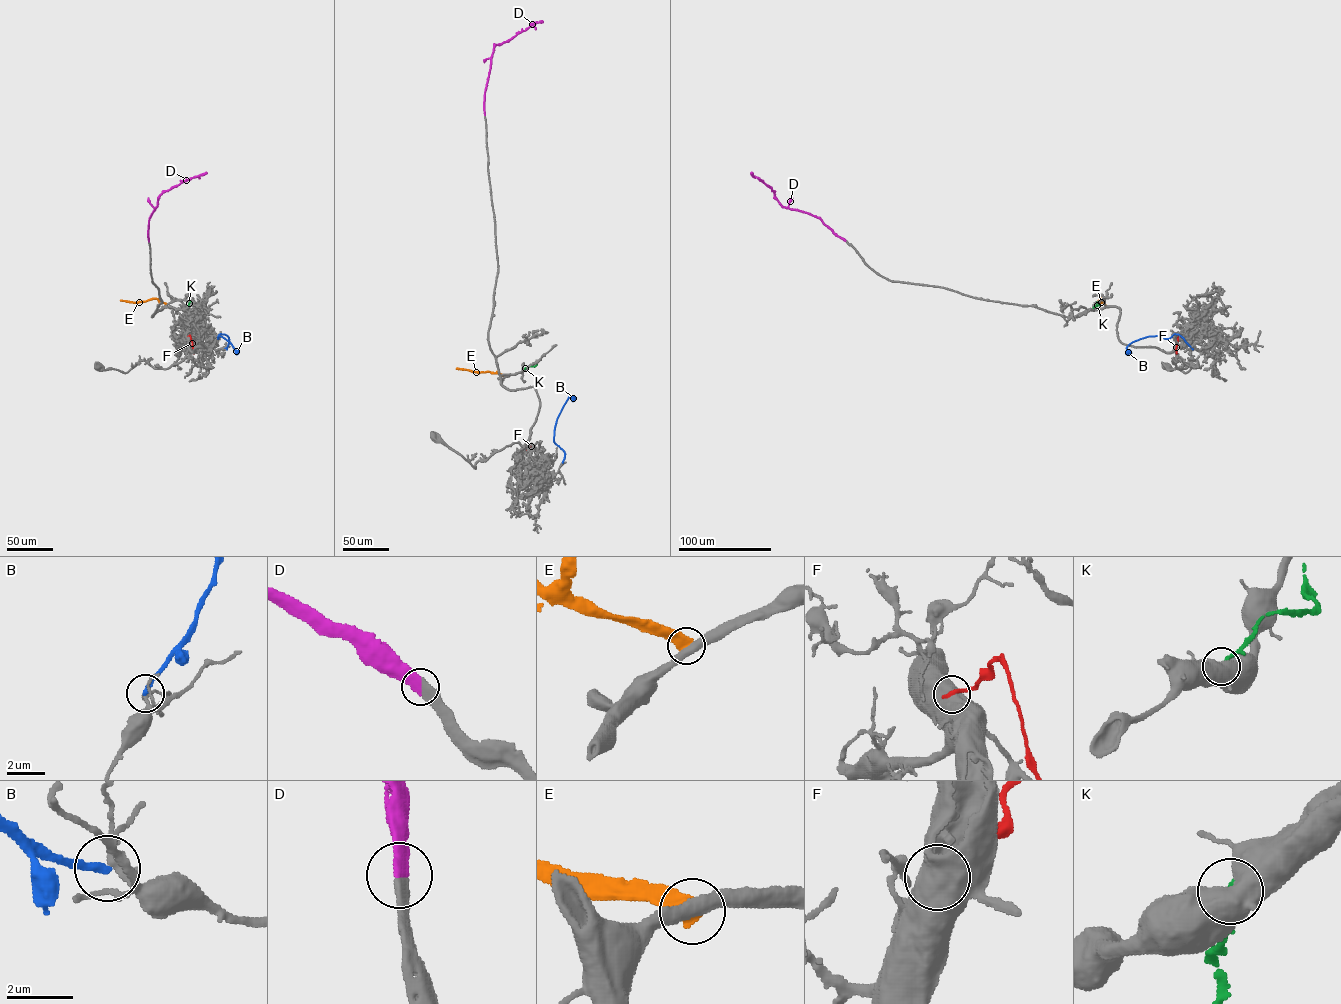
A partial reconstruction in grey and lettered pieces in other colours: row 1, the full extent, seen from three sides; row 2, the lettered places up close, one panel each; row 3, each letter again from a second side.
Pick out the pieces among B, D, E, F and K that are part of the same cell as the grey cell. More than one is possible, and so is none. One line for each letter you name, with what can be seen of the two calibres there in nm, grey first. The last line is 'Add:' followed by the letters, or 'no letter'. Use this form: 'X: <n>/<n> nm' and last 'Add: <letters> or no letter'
D: 480/480 nm
Add: D

